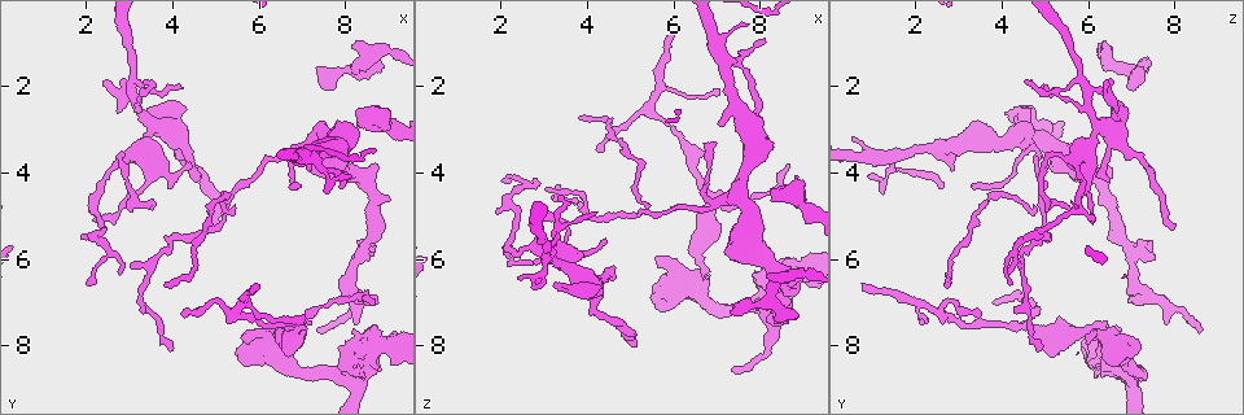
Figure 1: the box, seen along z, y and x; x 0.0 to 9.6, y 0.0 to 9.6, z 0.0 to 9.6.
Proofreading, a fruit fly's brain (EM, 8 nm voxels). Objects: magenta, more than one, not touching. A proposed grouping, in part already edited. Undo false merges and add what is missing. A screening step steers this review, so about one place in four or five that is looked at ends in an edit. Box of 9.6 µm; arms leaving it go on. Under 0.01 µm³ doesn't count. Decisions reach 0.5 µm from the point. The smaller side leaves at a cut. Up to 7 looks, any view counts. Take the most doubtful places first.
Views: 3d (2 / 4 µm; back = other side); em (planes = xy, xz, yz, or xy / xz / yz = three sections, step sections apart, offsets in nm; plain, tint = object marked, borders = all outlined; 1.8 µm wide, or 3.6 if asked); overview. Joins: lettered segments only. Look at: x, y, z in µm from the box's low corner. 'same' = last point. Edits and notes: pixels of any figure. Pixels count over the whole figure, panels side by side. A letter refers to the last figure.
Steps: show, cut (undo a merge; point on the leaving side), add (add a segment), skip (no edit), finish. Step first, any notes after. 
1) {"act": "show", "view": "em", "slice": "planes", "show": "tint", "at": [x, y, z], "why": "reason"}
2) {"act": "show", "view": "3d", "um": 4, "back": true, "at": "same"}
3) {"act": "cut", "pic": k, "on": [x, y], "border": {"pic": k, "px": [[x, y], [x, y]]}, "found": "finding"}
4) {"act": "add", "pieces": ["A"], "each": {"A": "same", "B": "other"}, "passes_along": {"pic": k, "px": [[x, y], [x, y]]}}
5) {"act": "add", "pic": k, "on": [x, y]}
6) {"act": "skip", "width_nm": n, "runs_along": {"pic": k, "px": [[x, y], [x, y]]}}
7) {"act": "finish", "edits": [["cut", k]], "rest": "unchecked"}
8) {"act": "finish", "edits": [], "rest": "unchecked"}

{"act": "show", "view": "3d", "um": 4, "at": [6.00, 6.65, 0.75], "why": "an open end"}

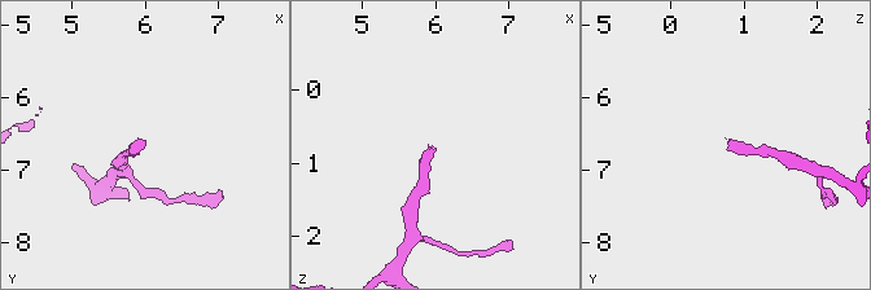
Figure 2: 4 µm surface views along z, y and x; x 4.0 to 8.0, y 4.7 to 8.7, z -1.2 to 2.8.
{"act": "show", "view": "em", "slice": "planes", "show": "borders", "at": [5.95, 6.60, 0.80]}

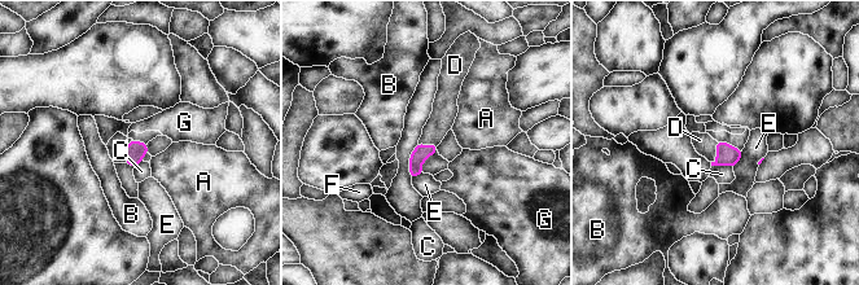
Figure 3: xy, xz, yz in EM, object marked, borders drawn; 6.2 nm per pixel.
{"act": "add", "pieces": ["D"], "width_nm": 100, "each": {"A": "other", "B": "other", "C": "other", "D": "same", "E": "other", "F": "other", "G": "other"}, "passes_along": {"pic": 3, "px": [[726, 154], [717, 153], [705, 145]]}, "found": "it goes on there"}

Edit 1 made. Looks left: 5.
{"act": "show", "view": "overview"}

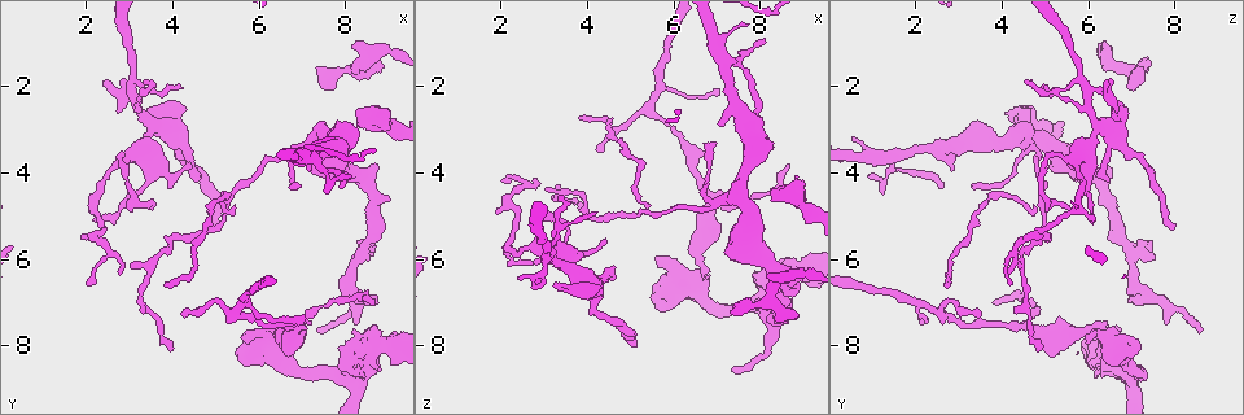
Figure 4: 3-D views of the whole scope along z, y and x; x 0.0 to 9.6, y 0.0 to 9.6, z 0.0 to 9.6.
{"act": "show", "view": "3d", "um": 4, "at": [7.20, 3.65, 1.50], "why": "a fork"}

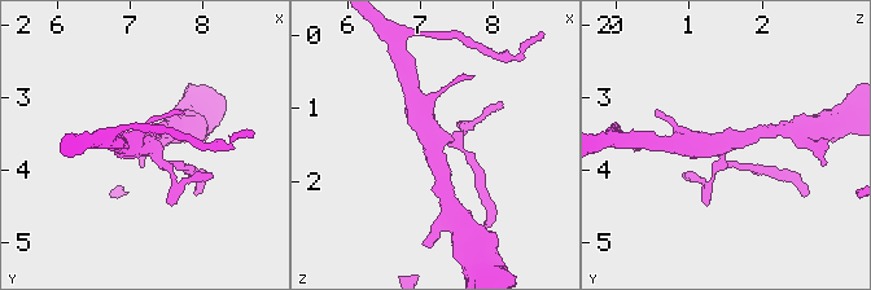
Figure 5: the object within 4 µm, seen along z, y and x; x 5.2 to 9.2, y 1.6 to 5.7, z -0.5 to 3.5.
{"act": "show", "view": "em", "slice": "yz", "step": 8, "show": "tint", "at": [7.25, 3.70, 1.45], "why": "need the tissue"}

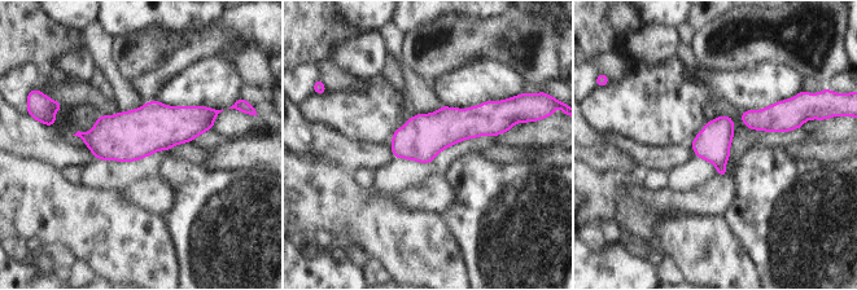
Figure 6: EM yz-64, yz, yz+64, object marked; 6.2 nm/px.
{"act": "show", "view": "em", "slice": "planes", "show": "borders", "at": "same", "why": "another direction"}

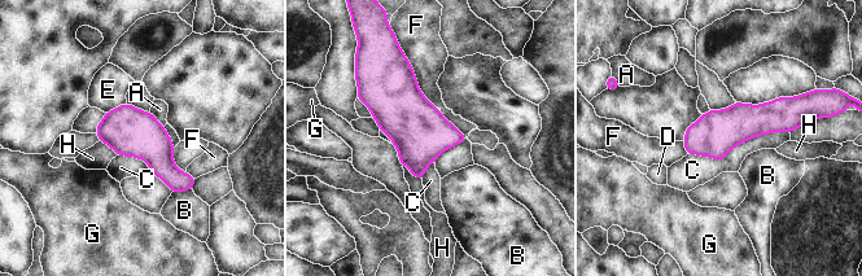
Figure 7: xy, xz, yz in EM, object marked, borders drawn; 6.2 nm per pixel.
{"act": "skip", "width_nm": 280, "each": {"A": "other", "B": "other", "C": "other", "D": "other", "E": "other", "F": "other", "G": "other", "H": "other"}, "border": {"pic": 7, "px": [[788, 131], [722, 158], [687, 154]]}, "found": "all the same cell"}

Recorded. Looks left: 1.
{"act": "finish", "edits": [["add", 3]], "rest": "unchecked"}

